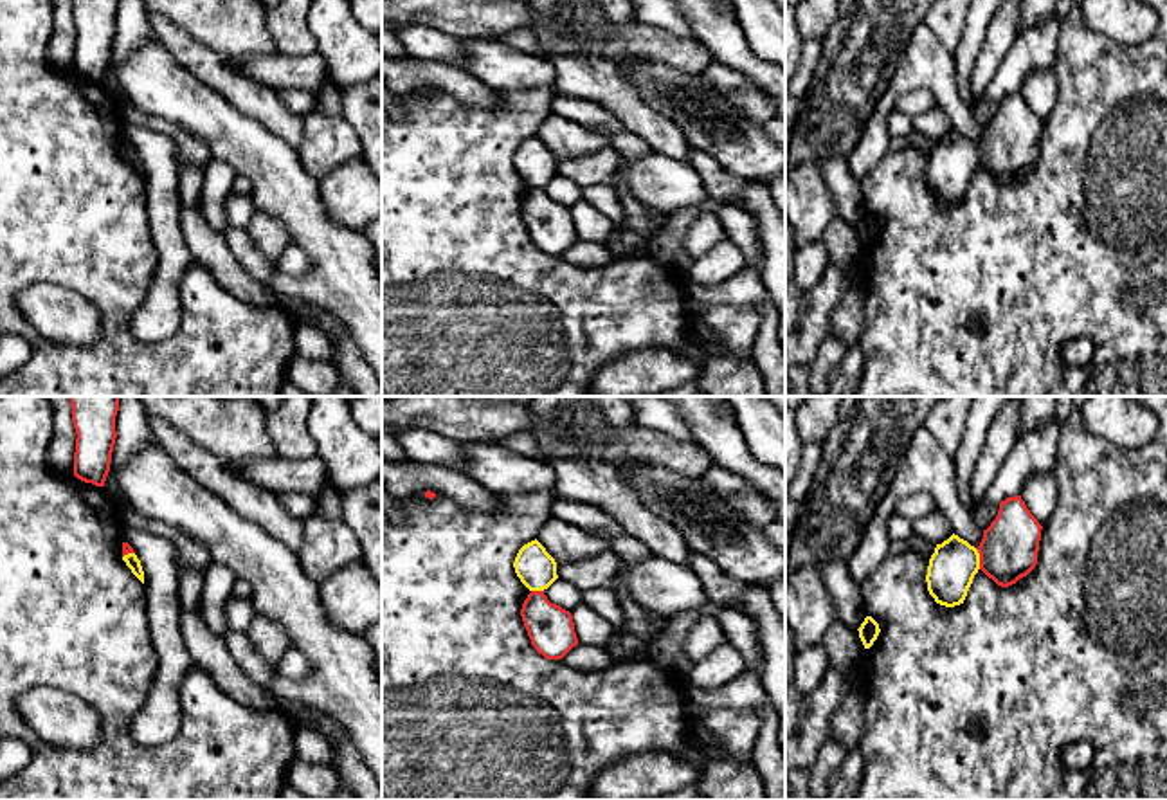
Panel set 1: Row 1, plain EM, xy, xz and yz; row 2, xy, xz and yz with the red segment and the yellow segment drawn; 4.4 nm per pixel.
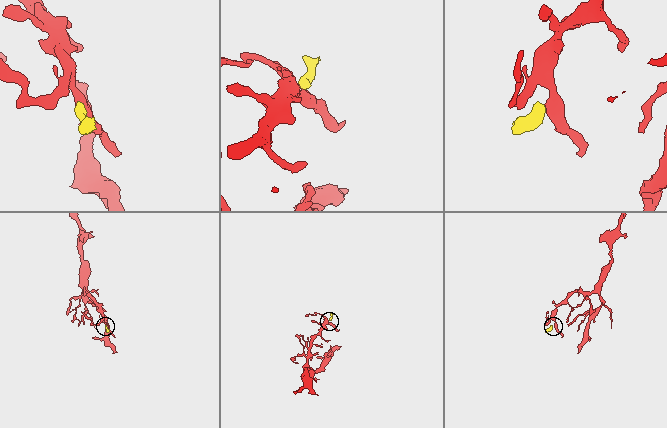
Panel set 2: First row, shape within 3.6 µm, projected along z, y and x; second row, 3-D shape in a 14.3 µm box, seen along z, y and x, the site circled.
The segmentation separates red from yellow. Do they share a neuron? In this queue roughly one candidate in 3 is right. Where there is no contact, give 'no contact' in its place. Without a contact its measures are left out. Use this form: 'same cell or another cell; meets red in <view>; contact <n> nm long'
another cell; meets red in yz; contact 100 nm long

